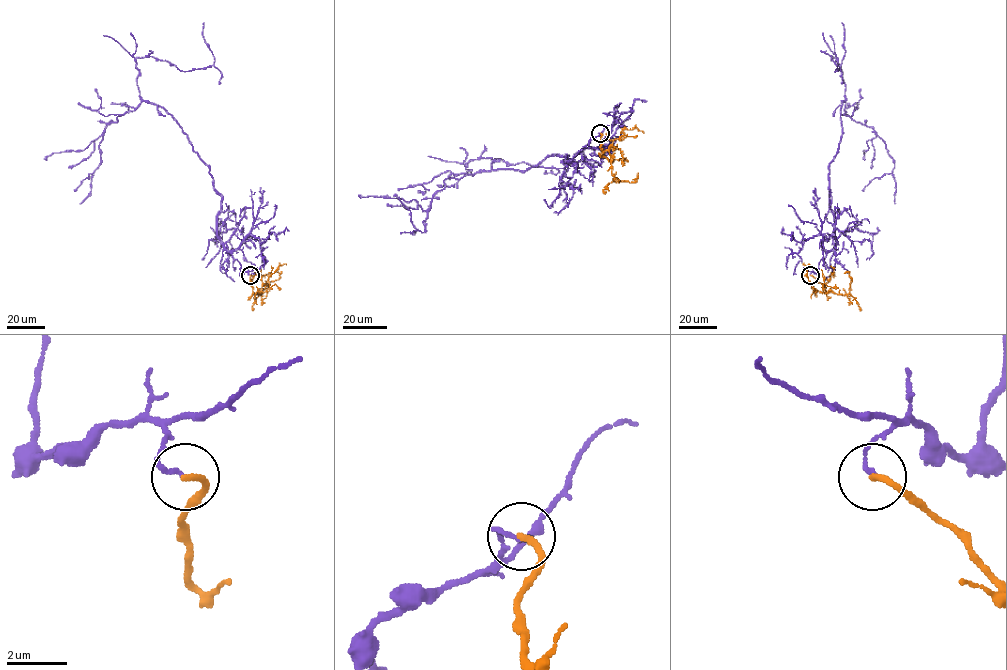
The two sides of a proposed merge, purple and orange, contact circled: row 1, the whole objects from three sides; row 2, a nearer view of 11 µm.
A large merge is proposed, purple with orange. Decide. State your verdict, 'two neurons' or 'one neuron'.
two neurons

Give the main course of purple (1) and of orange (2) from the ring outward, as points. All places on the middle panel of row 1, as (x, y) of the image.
1: (600, 133), (568, 163), (555, 155), (521, 171), (466, 168), (488, 158), (559, 171), (546, 171)
2: (600, 133), (600, 148), (608, 151), (611, 157), (614, 179), (634, 182), (638, 173)

